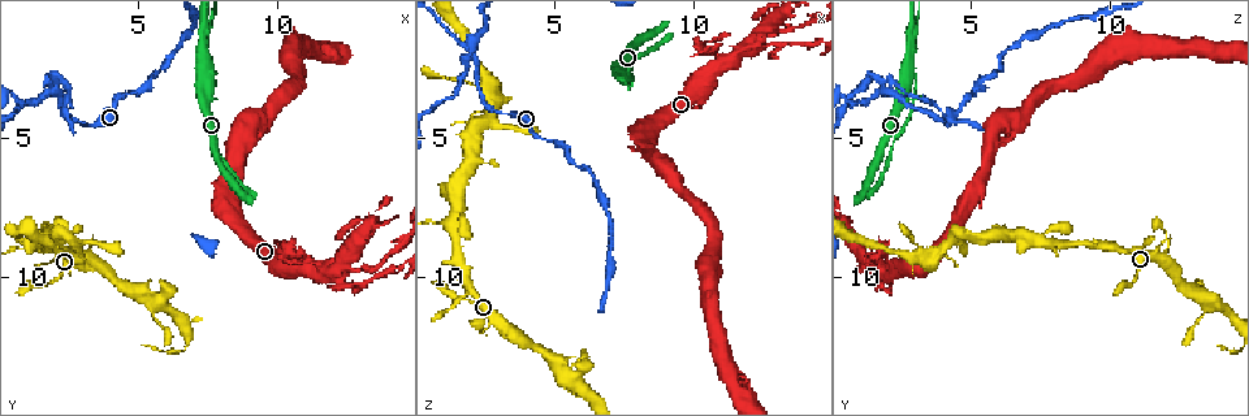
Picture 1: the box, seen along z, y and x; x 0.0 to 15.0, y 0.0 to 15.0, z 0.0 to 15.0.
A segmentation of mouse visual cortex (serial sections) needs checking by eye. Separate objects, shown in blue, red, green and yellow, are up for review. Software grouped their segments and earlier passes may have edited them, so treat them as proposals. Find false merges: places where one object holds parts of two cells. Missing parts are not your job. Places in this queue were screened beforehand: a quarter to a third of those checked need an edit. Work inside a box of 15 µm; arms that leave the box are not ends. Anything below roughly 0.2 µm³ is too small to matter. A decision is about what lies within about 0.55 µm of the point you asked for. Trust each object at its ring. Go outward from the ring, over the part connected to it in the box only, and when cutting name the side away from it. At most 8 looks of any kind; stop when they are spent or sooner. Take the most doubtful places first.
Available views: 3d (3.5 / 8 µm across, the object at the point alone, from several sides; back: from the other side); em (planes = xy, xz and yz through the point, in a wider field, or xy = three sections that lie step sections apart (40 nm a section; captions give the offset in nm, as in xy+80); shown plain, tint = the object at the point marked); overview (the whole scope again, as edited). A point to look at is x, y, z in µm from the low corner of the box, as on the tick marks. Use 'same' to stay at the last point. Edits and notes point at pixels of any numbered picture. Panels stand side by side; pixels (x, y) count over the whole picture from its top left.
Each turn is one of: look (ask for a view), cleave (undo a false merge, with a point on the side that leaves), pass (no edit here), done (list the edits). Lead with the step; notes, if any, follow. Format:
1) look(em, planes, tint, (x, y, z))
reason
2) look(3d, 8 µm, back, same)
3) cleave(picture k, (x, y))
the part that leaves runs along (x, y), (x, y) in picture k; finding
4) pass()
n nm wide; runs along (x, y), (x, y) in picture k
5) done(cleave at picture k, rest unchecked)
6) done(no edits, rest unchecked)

look(3d, 3.5 µm, (2.1, 3.1, 1.8))
looks like a crossing

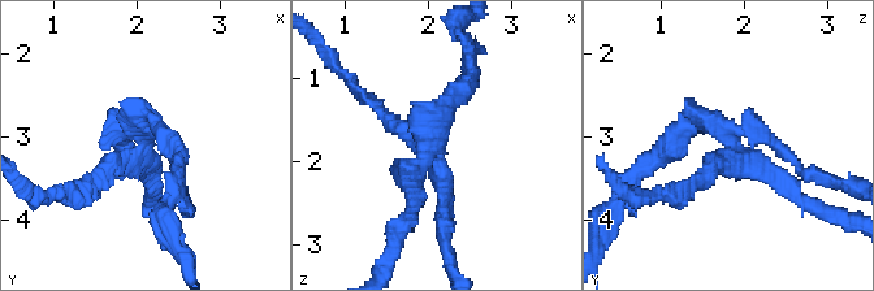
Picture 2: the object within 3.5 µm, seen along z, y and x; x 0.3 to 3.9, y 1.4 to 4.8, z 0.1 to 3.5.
look(em, planes, tint, (2.10, 3.10, 1.85))
4 arms; arms of 150, 200, 200, 200 nm

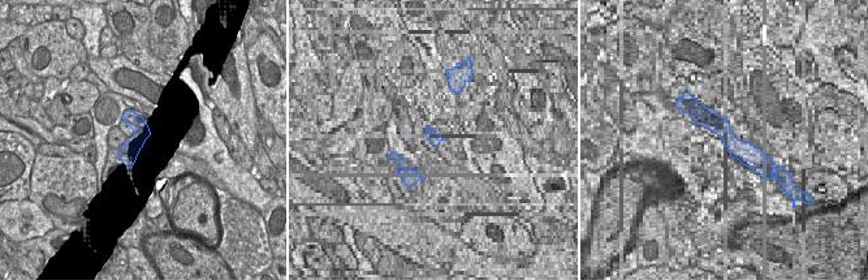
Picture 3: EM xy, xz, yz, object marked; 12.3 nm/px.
cleave(picture 2, (758, 131))
240 nm wide; the part that leaves runs along (726, 133), (696, 117), (636, 173) in picture 2; two cells meet here

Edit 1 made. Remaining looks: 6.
look(3d, 8 µm, (7.4, 1.3, 2.8))
branch point

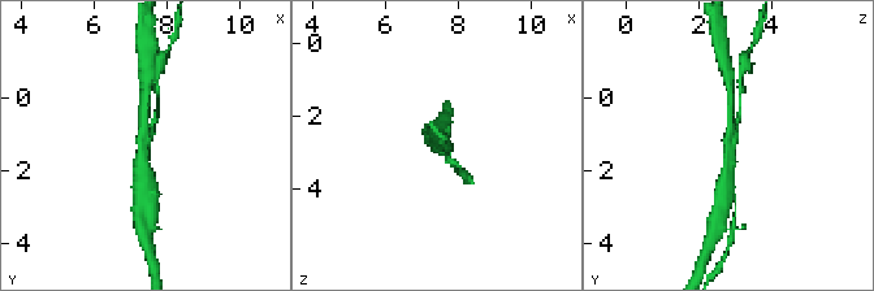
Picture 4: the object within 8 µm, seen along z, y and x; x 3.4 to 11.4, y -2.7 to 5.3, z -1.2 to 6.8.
look(em, planes, tint, (7.4, 1.4, 2.9))
3 arms; arms of 100, 200, 400 nm

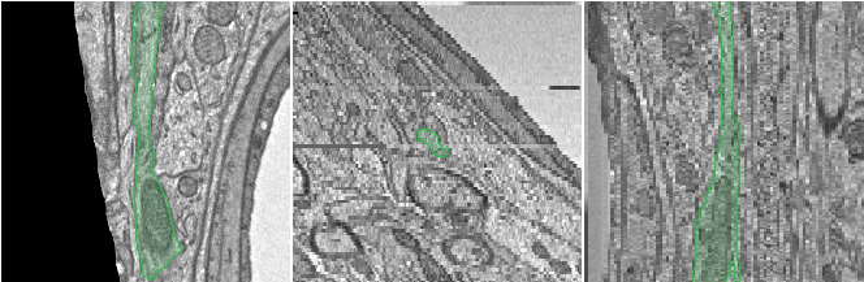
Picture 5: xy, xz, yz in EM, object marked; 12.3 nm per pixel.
pass()
220 nm wide; runs along (727, 186), (730, 111) in picture 4; continuous, no second cell

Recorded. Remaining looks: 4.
look(3d, 3.5 µm, (11.9, 9.8, 1.8))
four-way junction

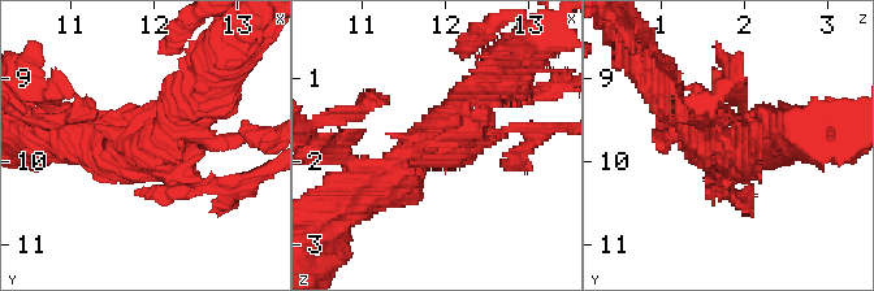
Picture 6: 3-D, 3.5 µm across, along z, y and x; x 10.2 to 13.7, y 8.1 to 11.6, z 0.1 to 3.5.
look(em, xy, step 3, tint, (12.00, 9.85, 1.75))

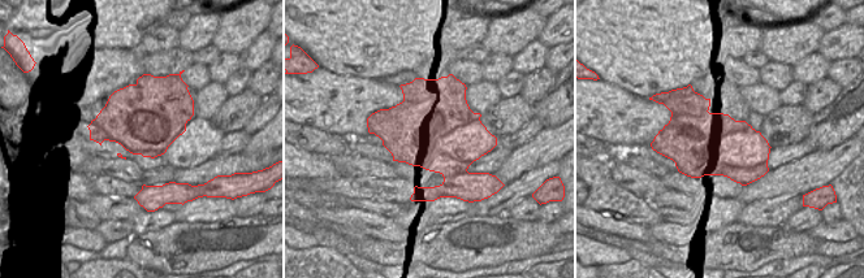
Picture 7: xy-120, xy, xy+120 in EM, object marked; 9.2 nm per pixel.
look(em, xy, step 1, tint, same)
another direction

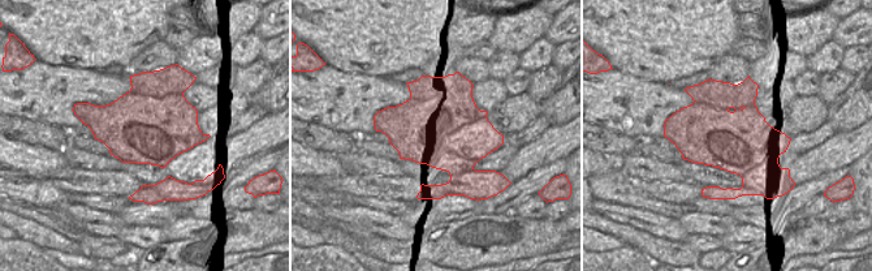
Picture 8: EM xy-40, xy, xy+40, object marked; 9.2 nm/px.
pass()
runs along (375, 187), (463, 134), (490, 87) in picture 6; all the same cell

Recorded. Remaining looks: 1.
done(cleave at picture 2, rest unchecked)

